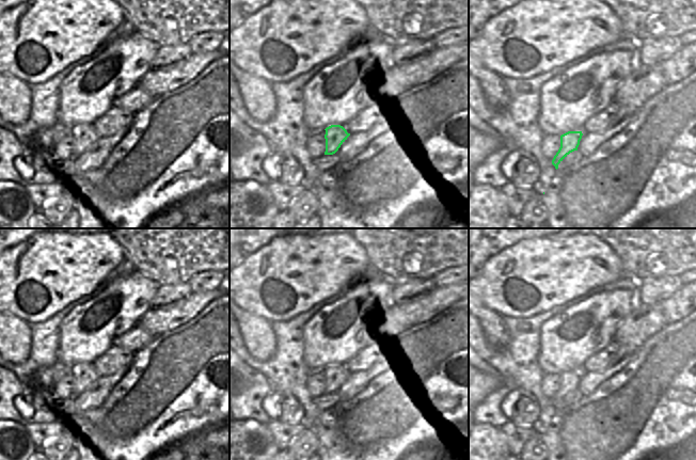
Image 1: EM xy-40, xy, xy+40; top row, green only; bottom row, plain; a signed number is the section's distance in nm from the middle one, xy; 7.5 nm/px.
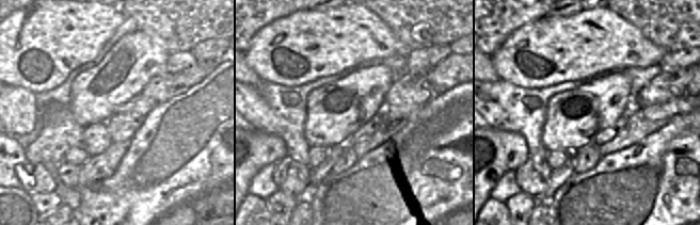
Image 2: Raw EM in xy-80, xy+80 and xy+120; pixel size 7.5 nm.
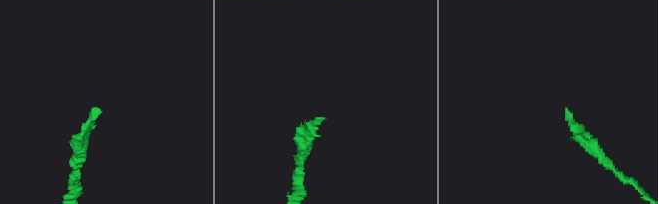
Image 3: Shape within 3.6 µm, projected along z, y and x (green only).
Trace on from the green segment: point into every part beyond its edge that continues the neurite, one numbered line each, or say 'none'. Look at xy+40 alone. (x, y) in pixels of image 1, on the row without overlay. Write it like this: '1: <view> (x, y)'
none

